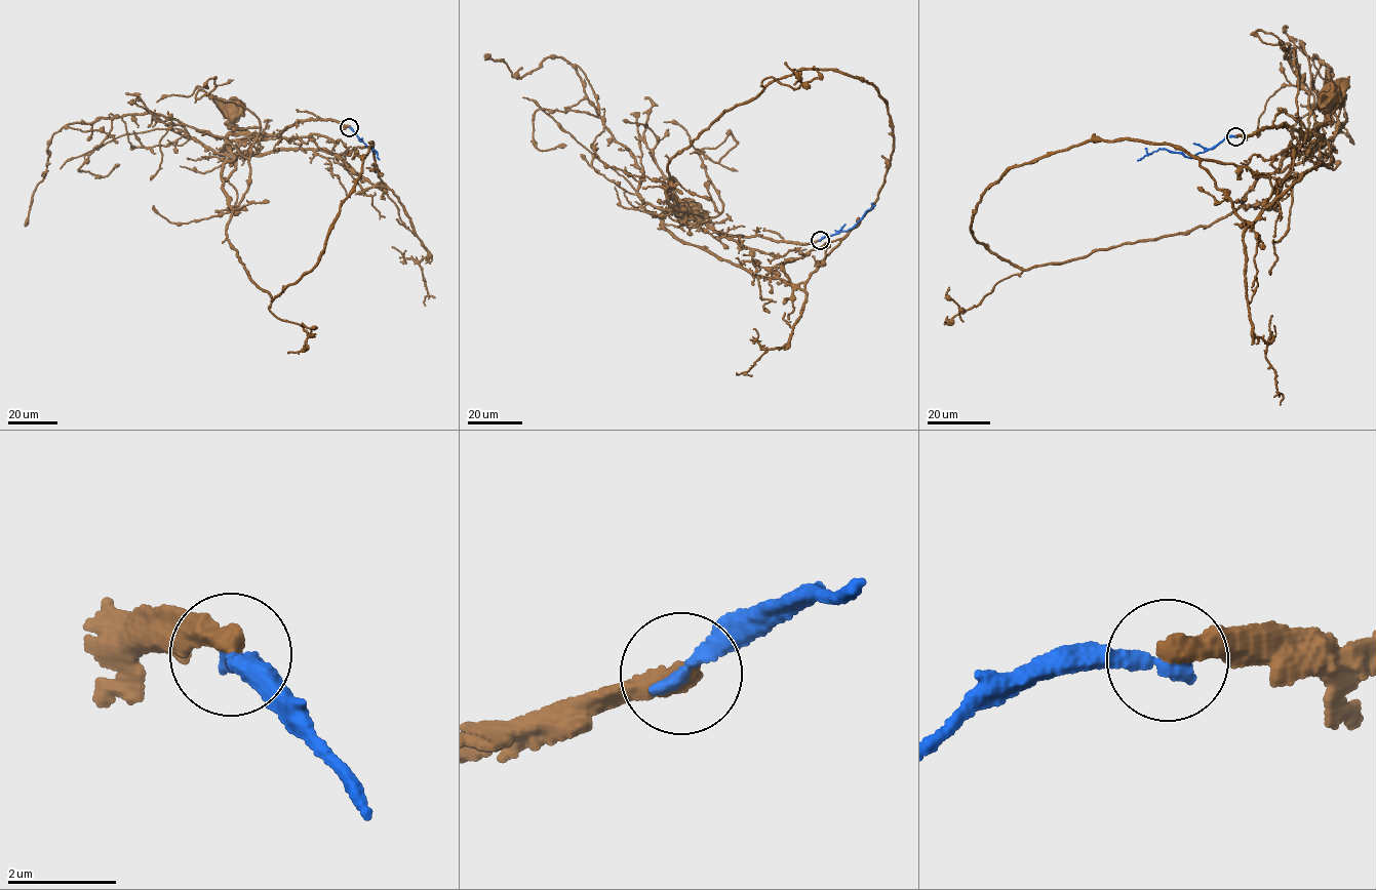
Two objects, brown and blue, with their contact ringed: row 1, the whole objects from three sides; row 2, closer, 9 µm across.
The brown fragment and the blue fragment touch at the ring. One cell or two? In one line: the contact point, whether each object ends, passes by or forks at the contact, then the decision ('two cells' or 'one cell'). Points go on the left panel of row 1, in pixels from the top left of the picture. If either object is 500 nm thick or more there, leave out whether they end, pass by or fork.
(349, 127) | brown ends | blue ends | two cells

